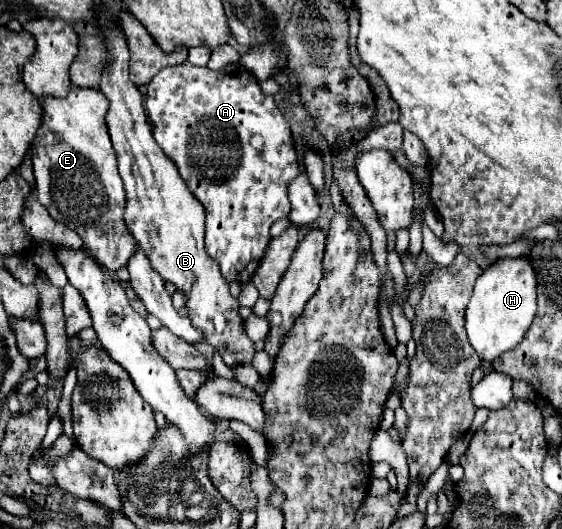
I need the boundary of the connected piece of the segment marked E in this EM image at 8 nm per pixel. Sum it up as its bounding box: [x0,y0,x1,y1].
[30,86,138,272]

